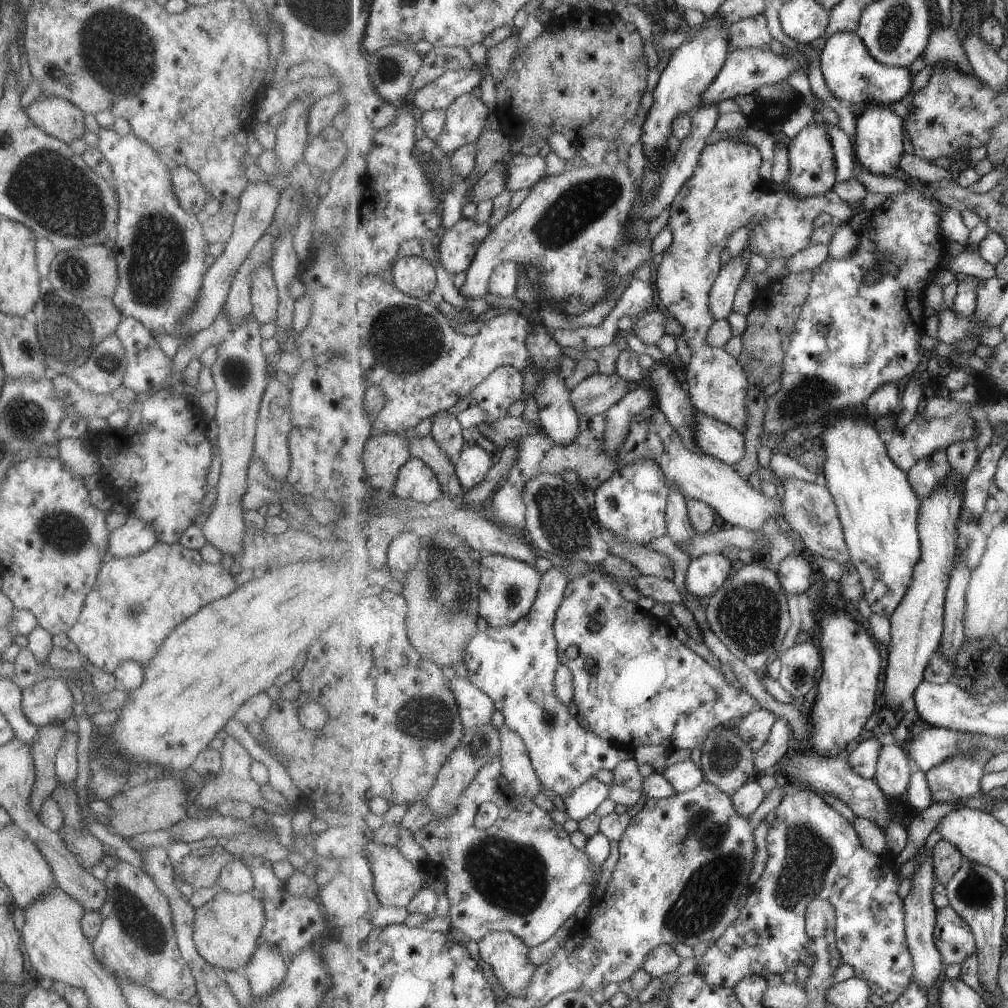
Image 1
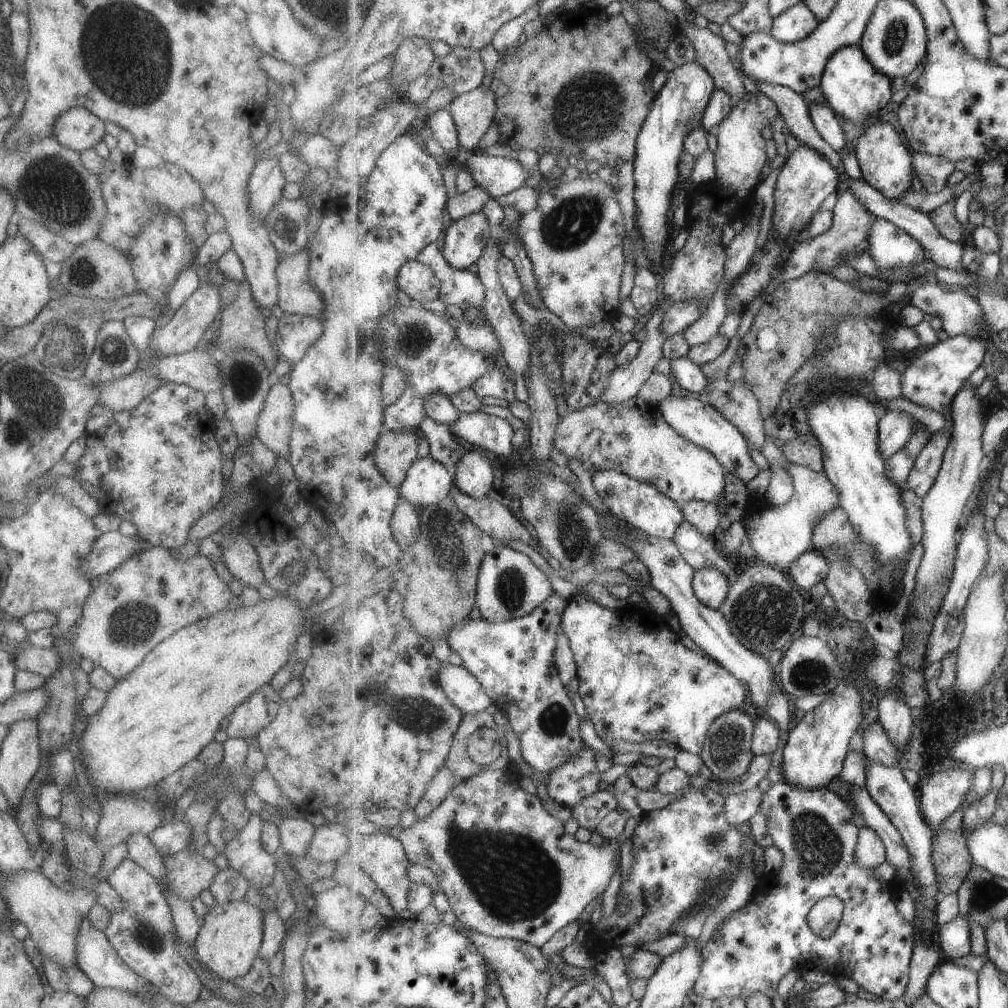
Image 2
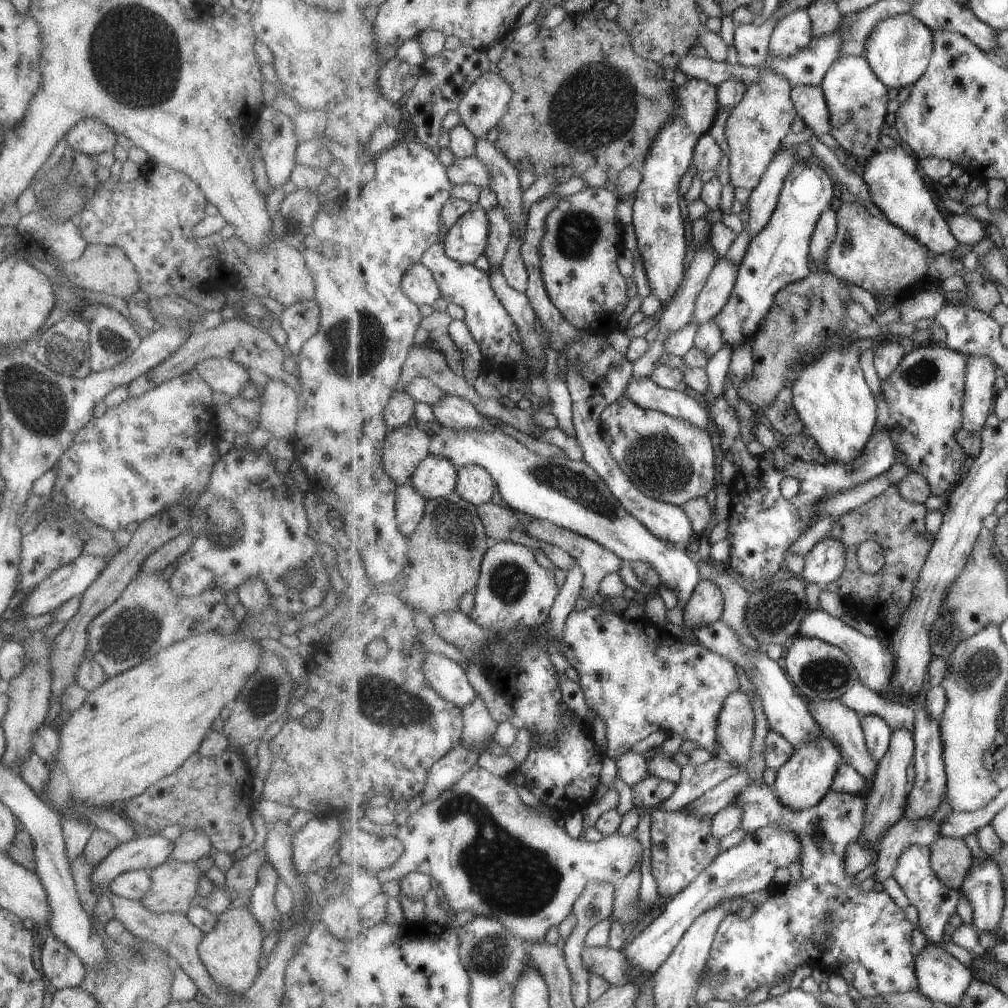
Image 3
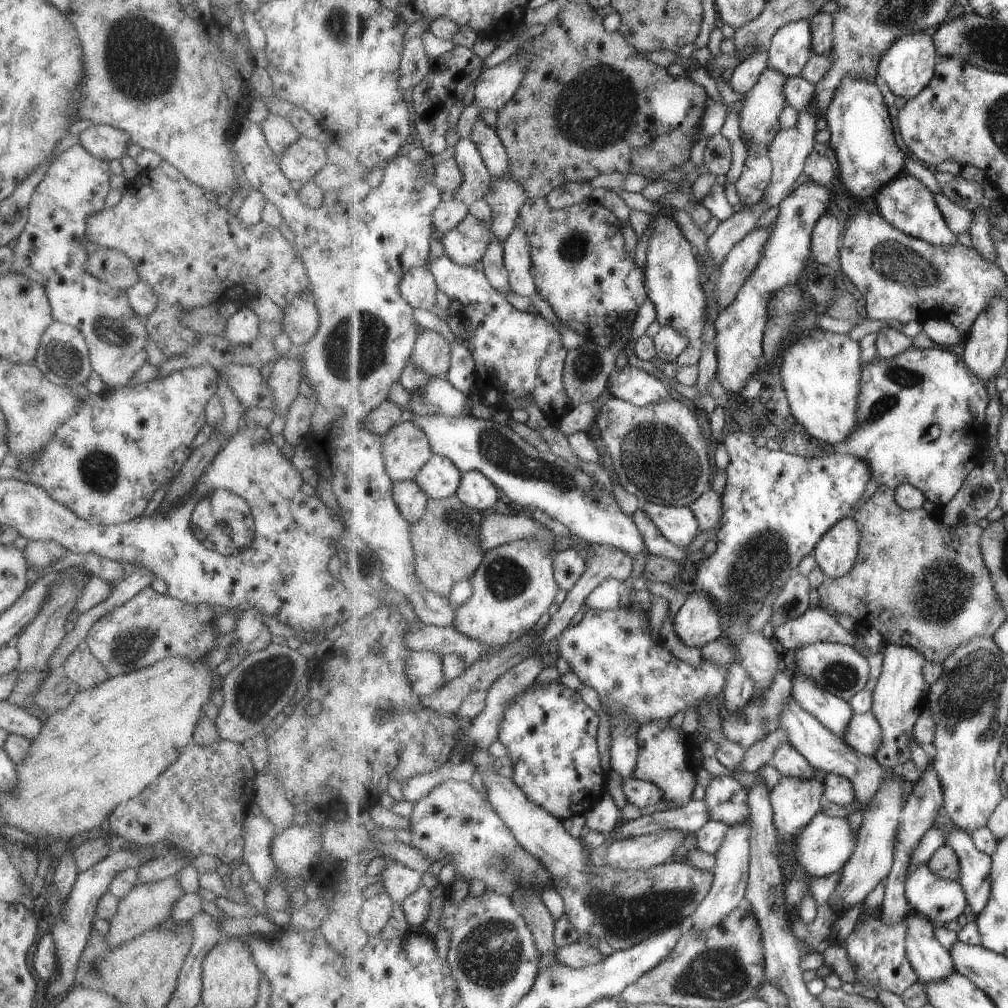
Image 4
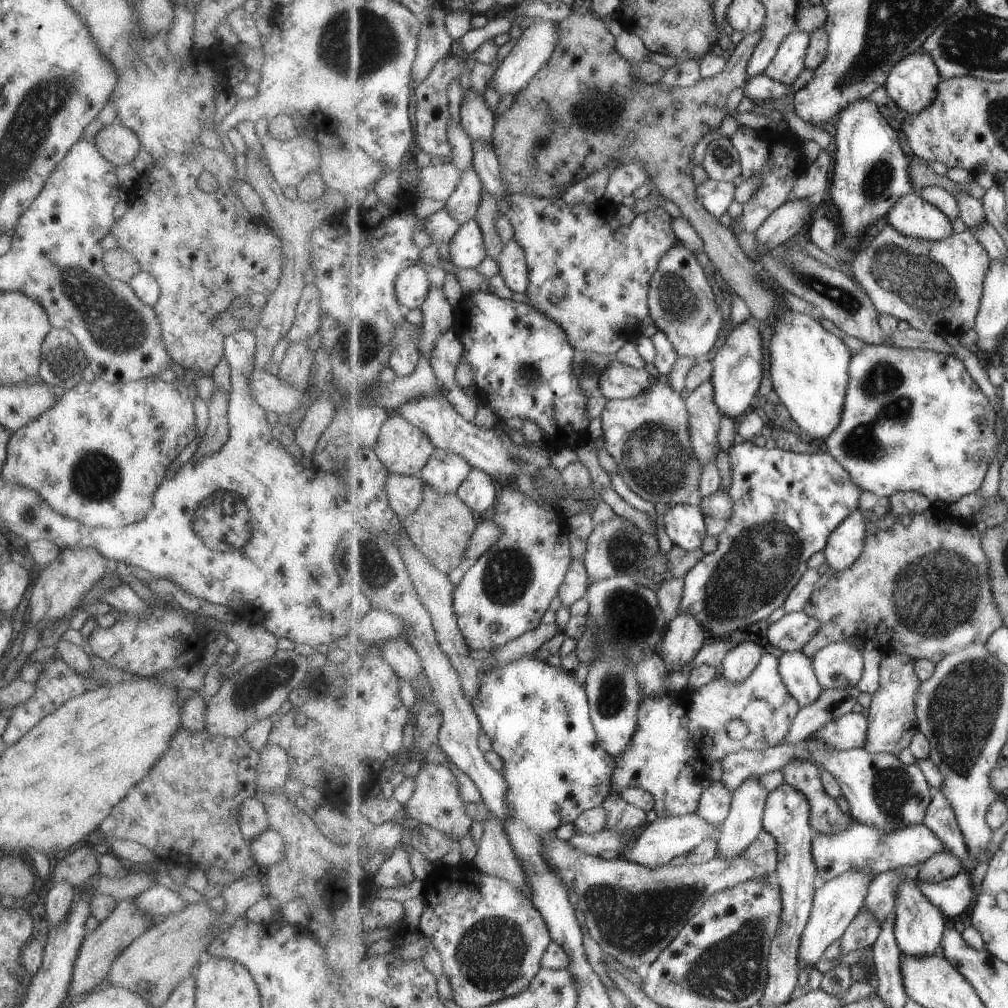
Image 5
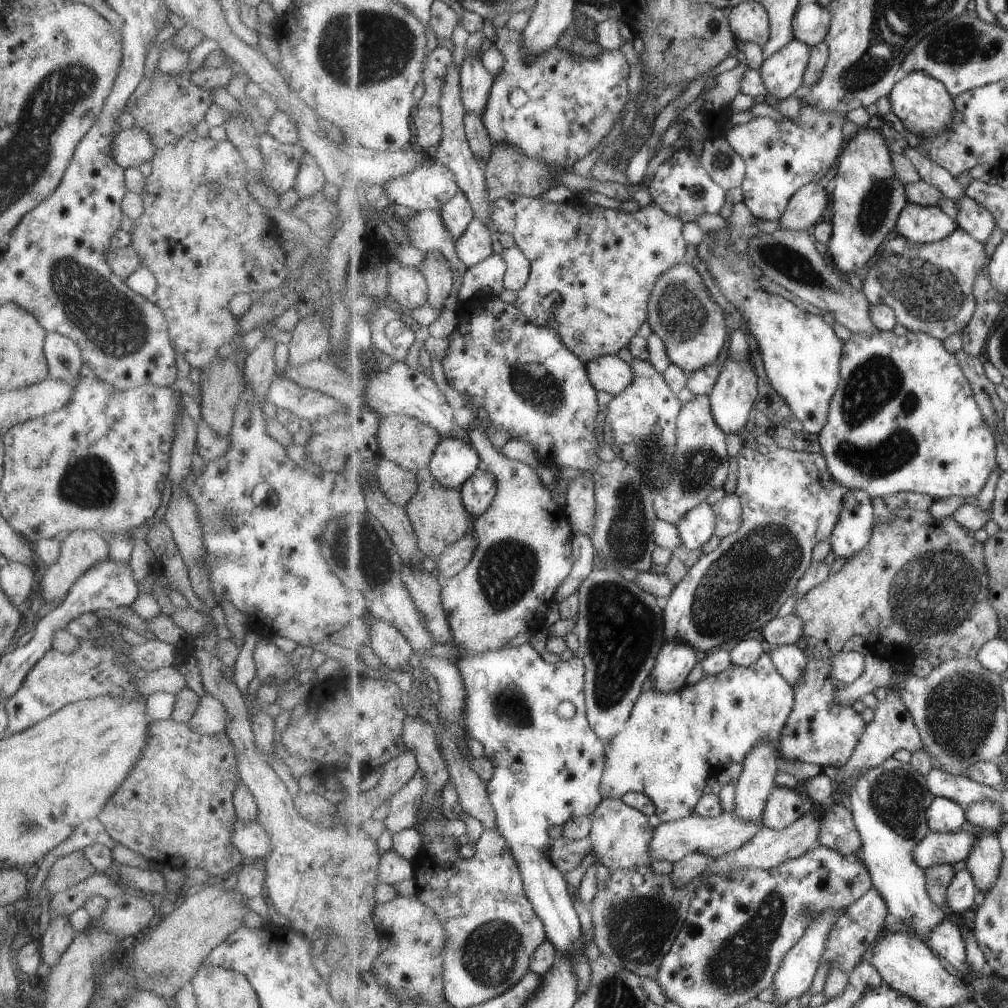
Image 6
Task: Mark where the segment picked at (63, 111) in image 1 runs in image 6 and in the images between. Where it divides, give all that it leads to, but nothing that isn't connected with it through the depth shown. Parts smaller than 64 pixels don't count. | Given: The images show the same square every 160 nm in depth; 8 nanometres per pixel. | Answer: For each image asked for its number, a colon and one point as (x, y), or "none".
2: (77, 129)
3: (89, 136)
4: (106, 143)
5: (118, 145)
6: (132, 146)

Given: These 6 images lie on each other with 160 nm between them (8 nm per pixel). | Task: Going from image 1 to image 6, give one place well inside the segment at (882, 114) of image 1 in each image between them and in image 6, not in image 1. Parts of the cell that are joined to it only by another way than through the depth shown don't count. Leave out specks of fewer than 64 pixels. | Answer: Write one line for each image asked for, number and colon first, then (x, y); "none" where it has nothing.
2: (886, 163)
3: (899, 191)
4: (906, 202)
5: (913, 216)
6: (920, 224)

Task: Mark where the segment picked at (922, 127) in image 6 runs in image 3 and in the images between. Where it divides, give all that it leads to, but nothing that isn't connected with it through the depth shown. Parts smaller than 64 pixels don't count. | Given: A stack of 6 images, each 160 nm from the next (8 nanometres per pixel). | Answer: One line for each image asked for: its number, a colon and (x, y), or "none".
3: (899, 49)
4: (910, 64)
5: (912, 84)

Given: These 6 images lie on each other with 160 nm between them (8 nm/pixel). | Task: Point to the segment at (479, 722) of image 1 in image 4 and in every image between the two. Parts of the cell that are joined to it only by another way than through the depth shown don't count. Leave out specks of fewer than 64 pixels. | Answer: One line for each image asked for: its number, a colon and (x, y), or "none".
2: (462, 687)
3: (447, 677)
4: (425, 671)

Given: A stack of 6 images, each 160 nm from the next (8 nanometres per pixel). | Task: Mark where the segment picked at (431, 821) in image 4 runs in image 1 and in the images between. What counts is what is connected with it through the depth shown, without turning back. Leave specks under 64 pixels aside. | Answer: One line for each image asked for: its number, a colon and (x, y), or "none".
1: (524, 875)
2: (507, 867)
3: (494, 856)

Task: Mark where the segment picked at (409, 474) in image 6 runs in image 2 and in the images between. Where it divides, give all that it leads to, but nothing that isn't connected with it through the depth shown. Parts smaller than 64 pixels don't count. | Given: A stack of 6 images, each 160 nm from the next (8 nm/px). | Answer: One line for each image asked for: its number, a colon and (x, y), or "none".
2: (406, 525)
3: (410, 505)
4: (413, 502)
5: (406, 493)

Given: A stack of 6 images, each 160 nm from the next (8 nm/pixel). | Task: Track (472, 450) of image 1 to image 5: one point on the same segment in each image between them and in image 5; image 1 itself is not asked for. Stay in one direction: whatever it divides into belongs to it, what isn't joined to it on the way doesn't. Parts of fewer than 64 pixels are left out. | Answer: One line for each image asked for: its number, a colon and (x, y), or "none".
2: (475, 475)
3: (475, 484)
4: (478, 491)
5: (479, 492)

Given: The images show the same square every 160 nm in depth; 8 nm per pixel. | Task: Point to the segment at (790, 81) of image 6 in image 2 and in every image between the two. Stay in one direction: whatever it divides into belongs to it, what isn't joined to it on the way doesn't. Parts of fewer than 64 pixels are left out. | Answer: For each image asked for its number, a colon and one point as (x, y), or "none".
2: (797, 23)
3: (793, 32)
4: (790, 49)
5: (790, 62)

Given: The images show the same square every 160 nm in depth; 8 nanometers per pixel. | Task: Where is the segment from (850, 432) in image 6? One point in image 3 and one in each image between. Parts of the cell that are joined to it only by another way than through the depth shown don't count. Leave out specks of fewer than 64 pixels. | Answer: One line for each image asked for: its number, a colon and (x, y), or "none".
3: (921, 404)
4: (924, 416)
5: (915, 420)

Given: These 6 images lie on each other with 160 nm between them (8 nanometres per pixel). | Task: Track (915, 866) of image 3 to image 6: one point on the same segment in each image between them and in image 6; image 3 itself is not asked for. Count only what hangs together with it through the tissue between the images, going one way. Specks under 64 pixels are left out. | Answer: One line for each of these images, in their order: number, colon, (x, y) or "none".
4: (942, 901)
5: (953, 896)
6: (961, 893)

